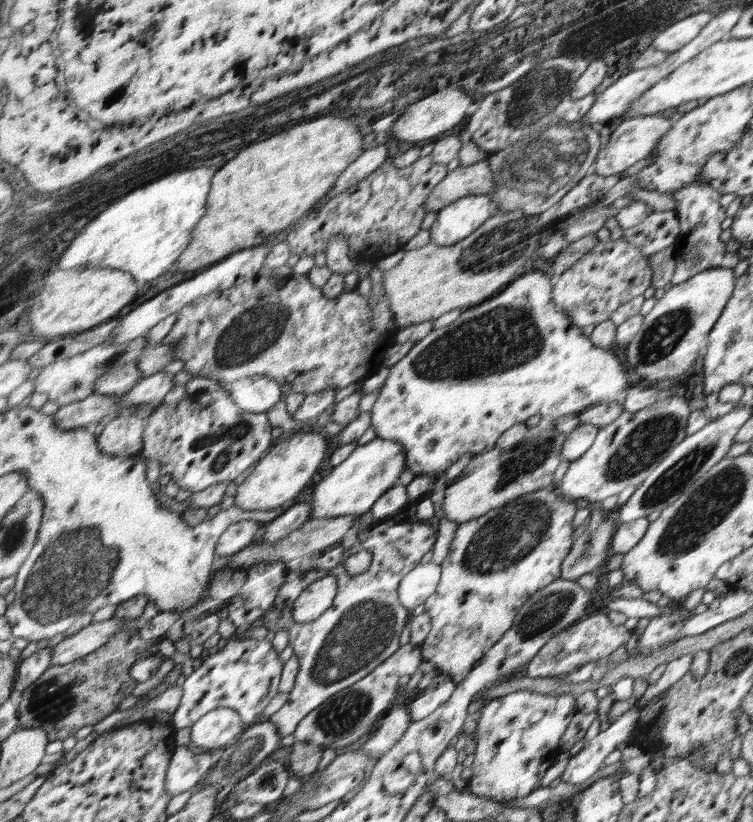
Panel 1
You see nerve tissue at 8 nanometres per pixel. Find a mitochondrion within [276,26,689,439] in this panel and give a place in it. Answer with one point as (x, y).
(507, 336)

